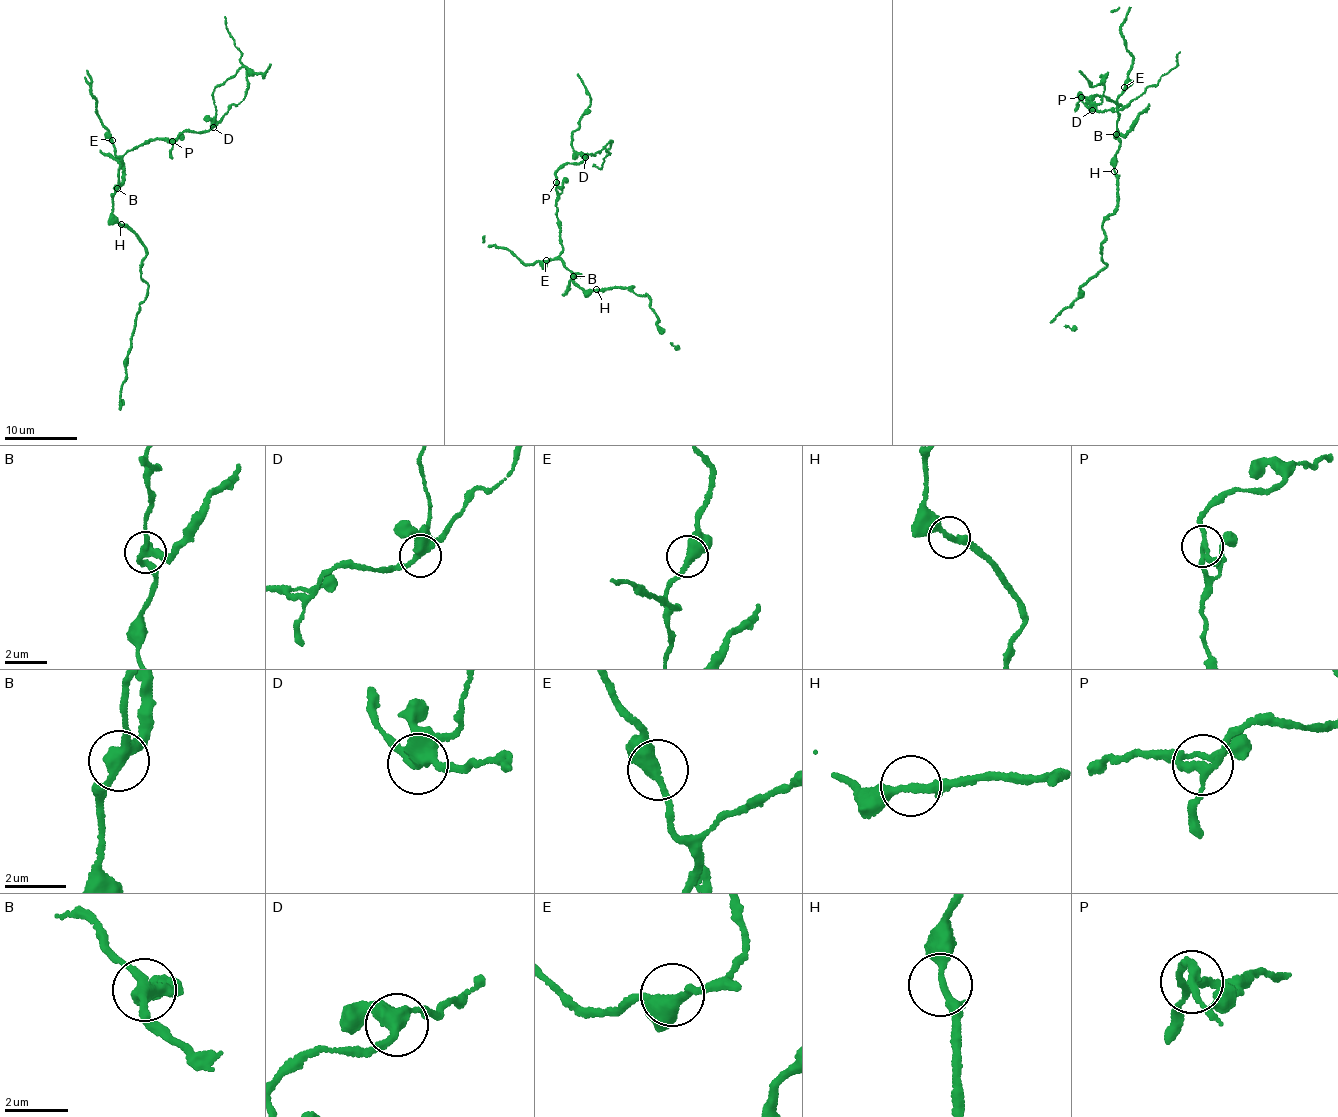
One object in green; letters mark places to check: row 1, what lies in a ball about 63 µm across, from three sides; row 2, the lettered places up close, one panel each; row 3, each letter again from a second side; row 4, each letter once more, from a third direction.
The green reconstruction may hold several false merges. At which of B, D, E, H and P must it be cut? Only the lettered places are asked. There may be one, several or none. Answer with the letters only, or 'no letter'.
B

